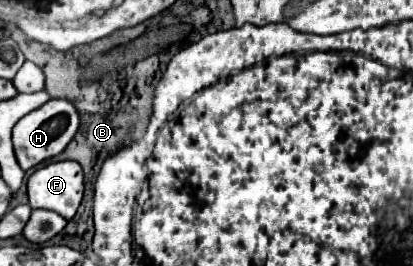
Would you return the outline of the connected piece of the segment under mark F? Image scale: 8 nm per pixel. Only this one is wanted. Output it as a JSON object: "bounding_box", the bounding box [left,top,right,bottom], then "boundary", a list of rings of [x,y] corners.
{"bounding_box":[27,161,83,219],"boundary":[[[57,161],[37,169],[27,181],[31,209],[49,209],[71,219],[83,199],[83,171],[75,161]]]}

